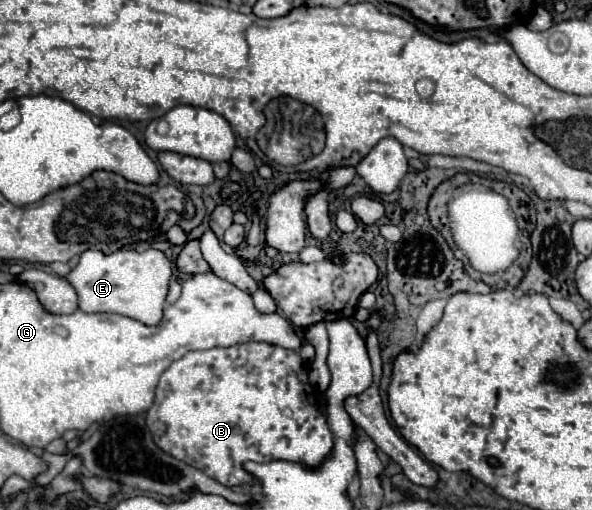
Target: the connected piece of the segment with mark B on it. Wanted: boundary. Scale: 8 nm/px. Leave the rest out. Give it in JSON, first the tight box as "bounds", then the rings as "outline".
{"bounds":[147,342,333,486],"outline":[[[245,342],[229,348],[187,352],[183,358],[175,360],[161,374],[155,402],[147,412],[147,426],[161,450],[211,474],[211,478],[225,486],[251,482],[251,478],[243,474],[245,460],[291,460],[303,466],[317,466],[333,446],[331,430],[317,406],[317,392],[307,380],[307,368],[301,356],[295,350],[267,342]]]}

